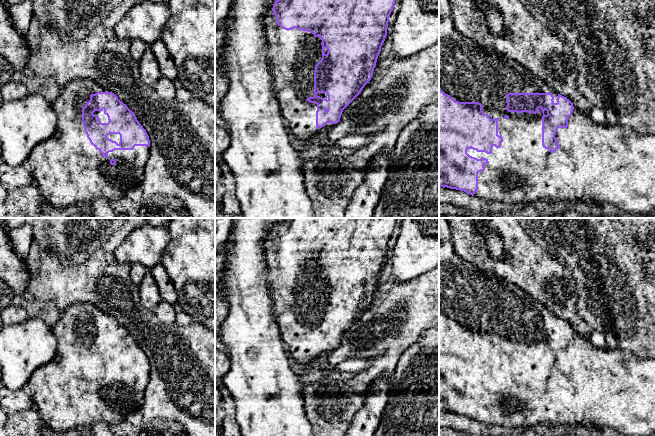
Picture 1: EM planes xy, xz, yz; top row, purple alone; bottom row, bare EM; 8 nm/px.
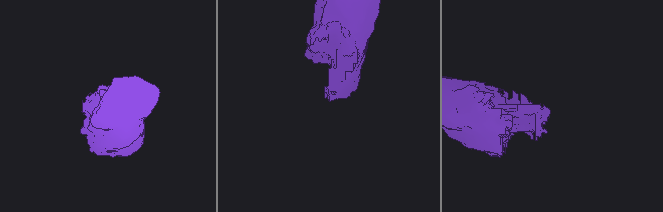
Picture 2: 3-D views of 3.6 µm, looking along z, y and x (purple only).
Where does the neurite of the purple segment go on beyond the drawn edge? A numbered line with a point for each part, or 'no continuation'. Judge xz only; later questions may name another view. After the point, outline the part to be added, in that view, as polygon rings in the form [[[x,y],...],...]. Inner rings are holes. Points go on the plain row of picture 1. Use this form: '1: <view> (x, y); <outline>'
1: xz (292, 279); [[[273,238],[266,242],[266,262],[268,290],[287,353],[301,365],[319,356],[326,358],[335,348],[318,353],[317,328],[306,324],[314,320],[315,289],[322,282],[321,262],[296,252],[282,253]]]

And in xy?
1: xy (68, 393); [[[76,303],[64,309],[58,322],[52,326],[57,338],[54,358],[35,370],[27,382],[37,412],[48,427],[56,432],[72,431],[77,427],[92,428],[99,421],[118,424],[125,421],[130,413],[140,410],[150,371],[135,370],[133,374],[115,374],[105,382],[90,367],[85,357],[82,333],[91,318],[105,315],[90,303]]]

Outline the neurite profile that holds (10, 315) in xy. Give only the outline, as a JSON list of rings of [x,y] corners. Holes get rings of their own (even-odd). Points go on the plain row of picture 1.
[[[11,303],[7,307],[0,309],[0,317],[3,324],[9,326],[26,321],[30,314],[23,307],[18,307]]]

